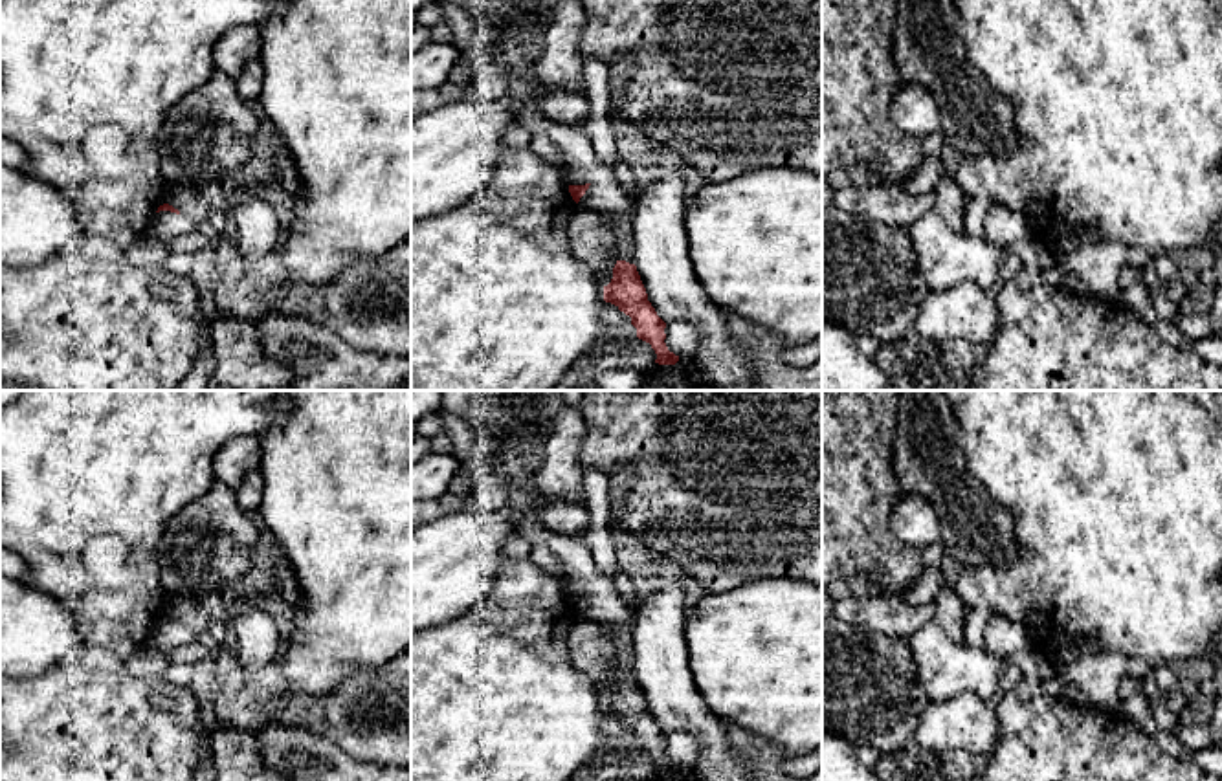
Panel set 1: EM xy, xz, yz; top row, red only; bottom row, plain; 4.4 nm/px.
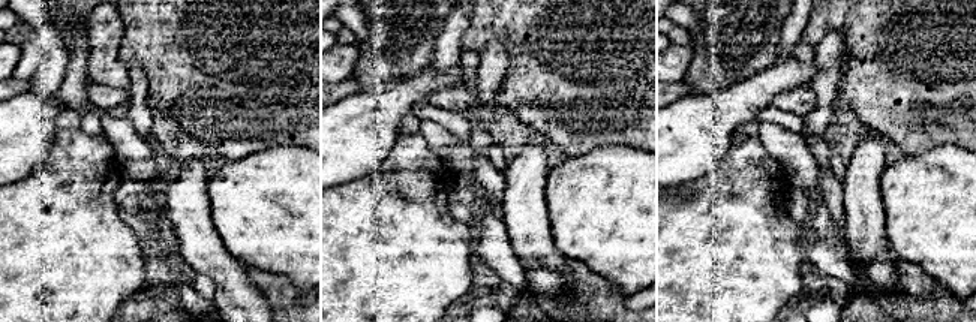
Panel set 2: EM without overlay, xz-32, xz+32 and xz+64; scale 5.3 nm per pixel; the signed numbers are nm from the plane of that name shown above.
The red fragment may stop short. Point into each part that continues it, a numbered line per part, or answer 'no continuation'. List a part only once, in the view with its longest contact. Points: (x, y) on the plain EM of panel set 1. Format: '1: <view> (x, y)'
1: xy (164, 637)

